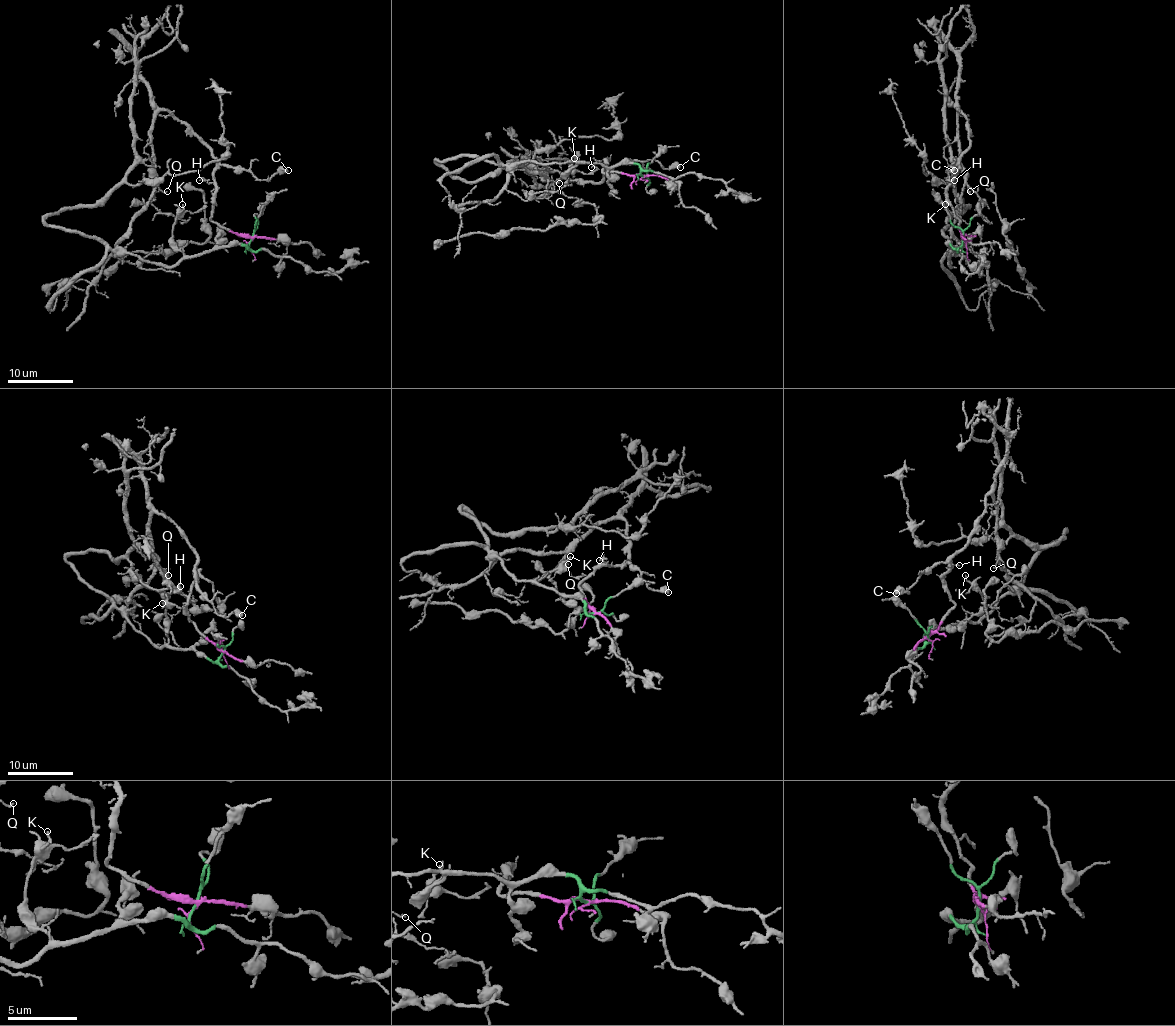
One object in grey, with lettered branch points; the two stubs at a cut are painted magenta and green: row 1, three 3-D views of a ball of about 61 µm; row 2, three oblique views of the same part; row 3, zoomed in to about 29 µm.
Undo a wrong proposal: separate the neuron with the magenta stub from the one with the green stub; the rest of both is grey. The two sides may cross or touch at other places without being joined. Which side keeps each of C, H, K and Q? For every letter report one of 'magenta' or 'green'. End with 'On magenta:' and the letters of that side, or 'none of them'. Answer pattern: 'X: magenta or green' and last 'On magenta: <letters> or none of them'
C: magenta
H: magenta
K: green
Q: magenta
On magenta: C, H, Q

